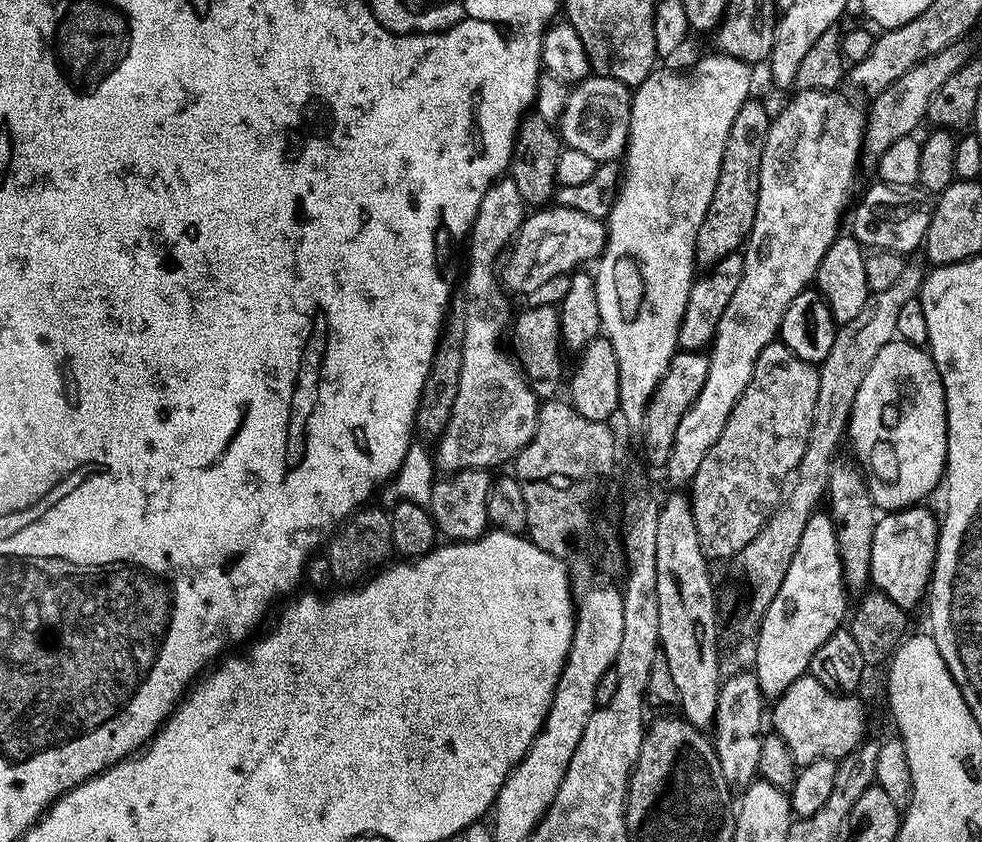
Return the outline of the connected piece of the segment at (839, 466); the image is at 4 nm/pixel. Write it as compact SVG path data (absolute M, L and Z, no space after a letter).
M837 454L830 466L826 511L832 518L832 525L838 538L844 587L849 593L856 594L867 589L872 579L870 546L874 546L874 530L878 530L882 510L874 502L872 492L868 489L868 478L864 474L864 469L860 467L860 463L857 462L855 455L844 455Z

